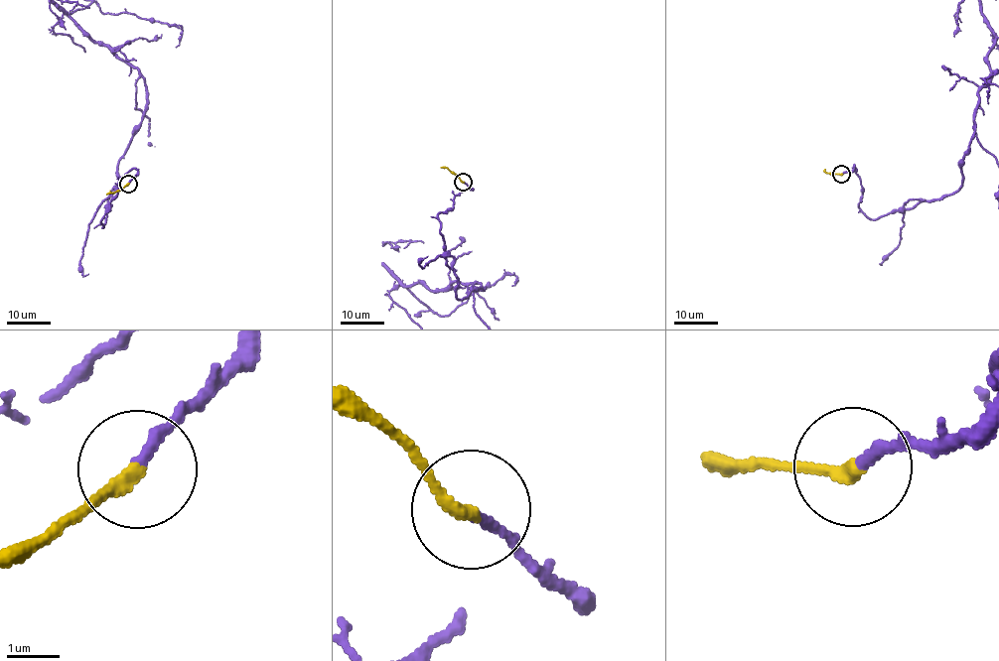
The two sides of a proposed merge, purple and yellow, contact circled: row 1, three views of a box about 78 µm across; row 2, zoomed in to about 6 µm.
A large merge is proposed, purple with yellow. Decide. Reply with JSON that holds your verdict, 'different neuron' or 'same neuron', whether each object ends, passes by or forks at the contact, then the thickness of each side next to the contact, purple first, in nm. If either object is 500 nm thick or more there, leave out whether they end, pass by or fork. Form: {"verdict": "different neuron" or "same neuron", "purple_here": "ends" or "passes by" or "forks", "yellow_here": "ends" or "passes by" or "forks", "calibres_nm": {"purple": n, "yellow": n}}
{"verdict": "same neuron", "purple_here": "ends", "yellow_here": "ends", "calibres_nm": {"purple": 200, "yellow": 240}}

